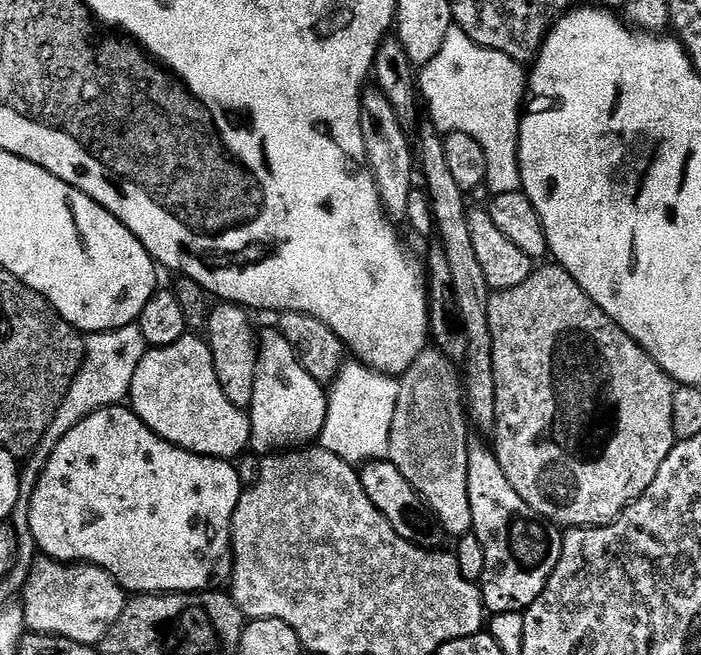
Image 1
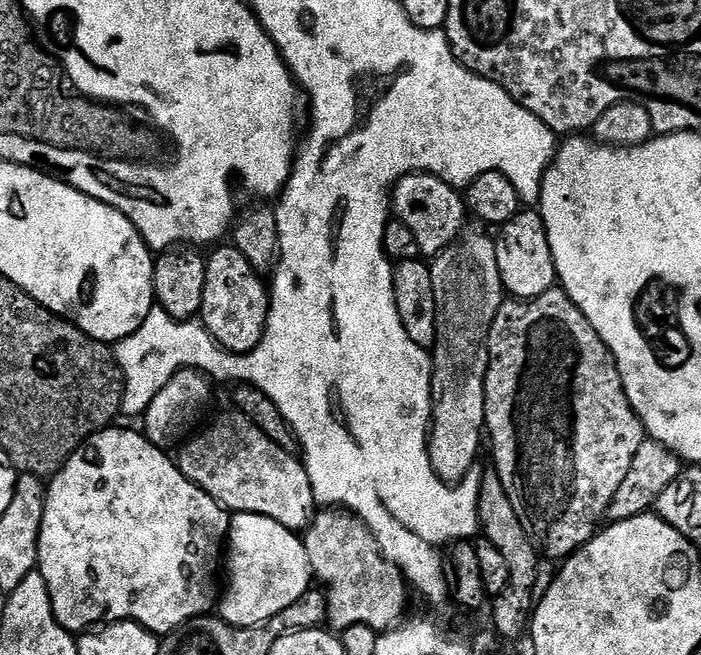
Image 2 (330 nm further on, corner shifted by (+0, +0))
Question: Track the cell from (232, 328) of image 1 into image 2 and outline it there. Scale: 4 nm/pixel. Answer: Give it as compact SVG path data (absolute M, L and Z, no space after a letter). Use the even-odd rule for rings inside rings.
M225 246L217 247L206 263L206 290L202 294L202 306L199 319L204 329L211 334L217 342L228 352L249 352L262 342L266 322L268 321L268 306L270 292L262 281L261 273L246 262L242 250Z

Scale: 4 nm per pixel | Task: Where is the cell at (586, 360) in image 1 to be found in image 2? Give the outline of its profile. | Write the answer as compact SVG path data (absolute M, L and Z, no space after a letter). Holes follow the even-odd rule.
M557 286L533 300L505 299L488 335L484 401L494 471L502 478L510 502L514 502L522 530L545 557L563 561L605 523L610 502L646 438L644 423L626 398L616 359L563 288Z

